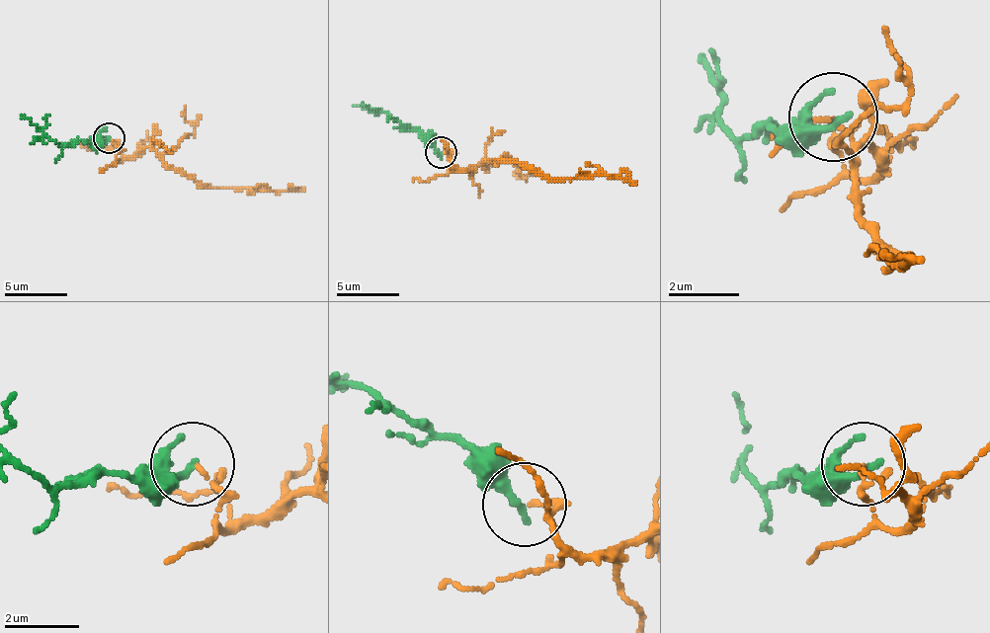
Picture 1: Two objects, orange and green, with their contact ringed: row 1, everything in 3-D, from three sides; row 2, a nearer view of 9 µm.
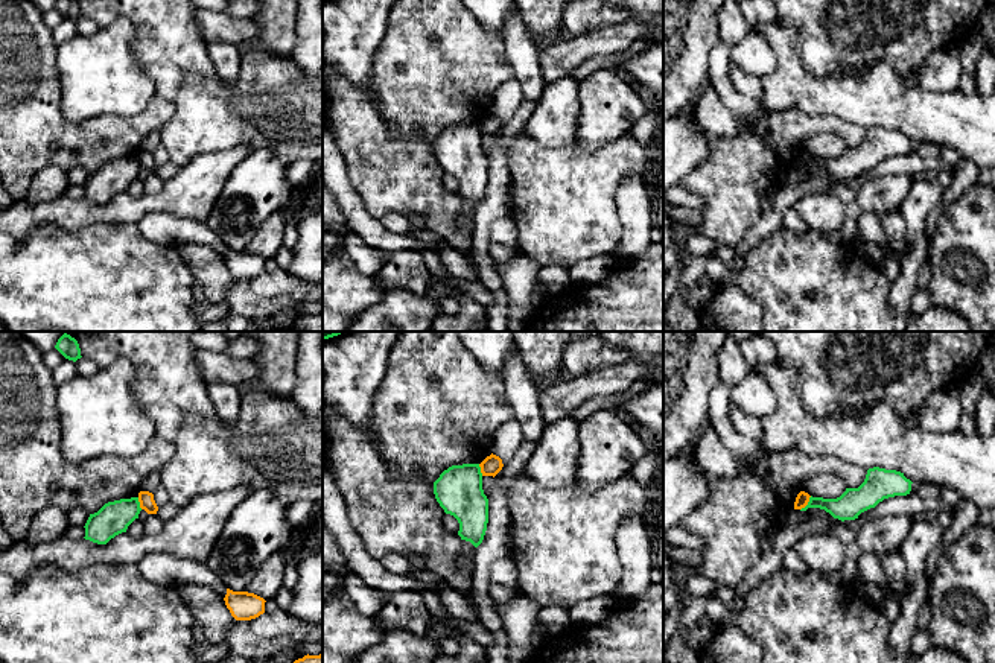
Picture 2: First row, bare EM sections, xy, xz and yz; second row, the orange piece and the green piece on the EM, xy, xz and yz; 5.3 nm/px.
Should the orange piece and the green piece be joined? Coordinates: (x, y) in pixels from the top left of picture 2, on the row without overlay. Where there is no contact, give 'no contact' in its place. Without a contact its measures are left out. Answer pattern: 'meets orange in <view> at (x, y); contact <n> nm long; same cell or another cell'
meets orange in yz at (807, 163); contact 100 nm long; another cell

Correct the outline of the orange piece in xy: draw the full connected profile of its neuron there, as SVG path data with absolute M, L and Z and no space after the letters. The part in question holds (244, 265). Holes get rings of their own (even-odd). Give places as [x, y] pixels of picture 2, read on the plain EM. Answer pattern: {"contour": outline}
{"contour": "M227 248L224 260L236 280L251 280L265 272L266 260L254 252Z"}

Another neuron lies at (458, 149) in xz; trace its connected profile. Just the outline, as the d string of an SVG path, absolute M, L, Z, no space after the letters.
M479 123L449 126L434 141L434 154L444 172L458 179L461 199L478 207L488 182L488 158Z

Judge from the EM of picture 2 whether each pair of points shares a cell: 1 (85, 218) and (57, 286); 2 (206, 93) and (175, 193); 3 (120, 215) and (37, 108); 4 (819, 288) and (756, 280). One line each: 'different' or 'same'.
1: different
2: different
3: different
4: same

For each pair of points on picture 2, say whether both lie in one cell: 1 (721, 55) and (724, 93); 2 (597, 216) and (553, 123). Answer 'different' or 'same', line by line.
1: same
2: different

